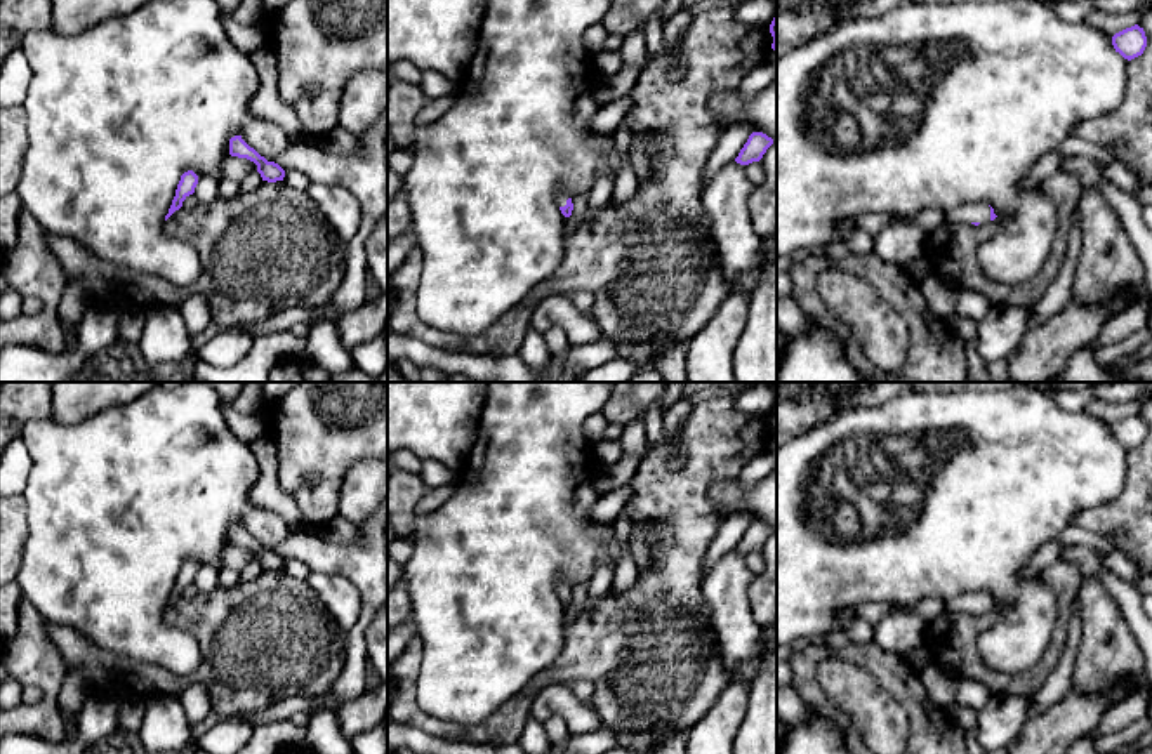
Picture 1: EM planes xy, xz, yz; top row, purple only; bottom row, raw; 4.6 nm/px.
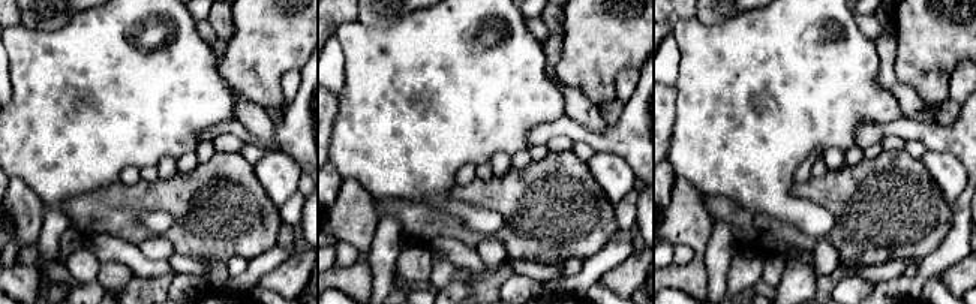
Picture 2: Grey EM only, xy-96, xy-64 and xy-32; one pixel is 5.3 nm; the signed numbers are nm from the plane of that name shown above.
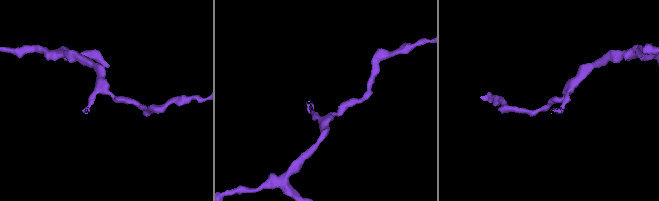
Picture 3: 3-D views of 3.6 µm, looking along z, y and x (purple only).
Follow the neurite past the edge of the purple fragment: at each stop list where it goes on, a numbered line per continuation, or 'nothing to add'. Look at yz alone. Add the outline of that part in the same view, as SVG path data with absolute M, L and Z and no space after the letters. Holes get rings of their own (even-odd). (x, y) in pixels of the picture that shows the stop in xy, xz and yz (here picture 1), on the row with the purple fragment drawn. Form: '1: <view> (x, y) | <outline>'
1: yz (975, 212) | M970 203L964 207L954 207L945 212L943 224L985 224L990 221L990 207L987 203Z

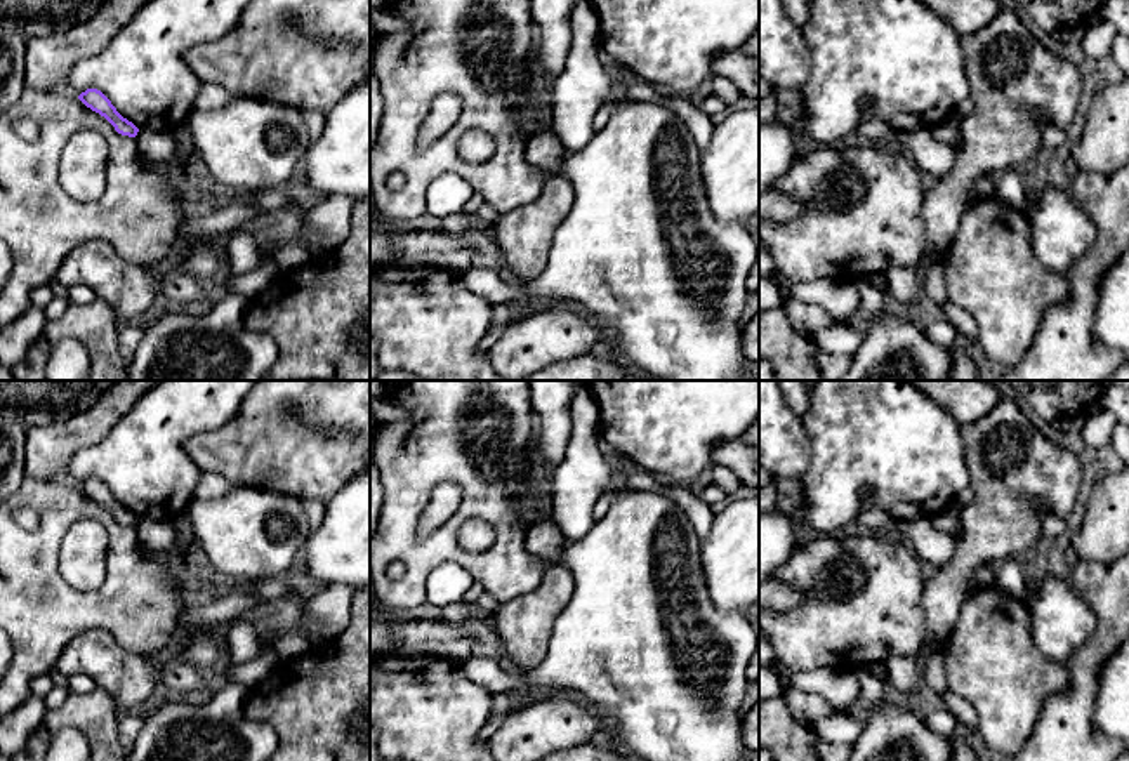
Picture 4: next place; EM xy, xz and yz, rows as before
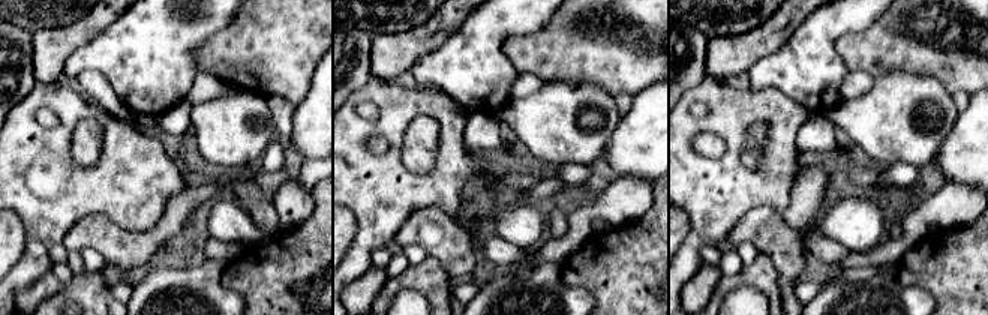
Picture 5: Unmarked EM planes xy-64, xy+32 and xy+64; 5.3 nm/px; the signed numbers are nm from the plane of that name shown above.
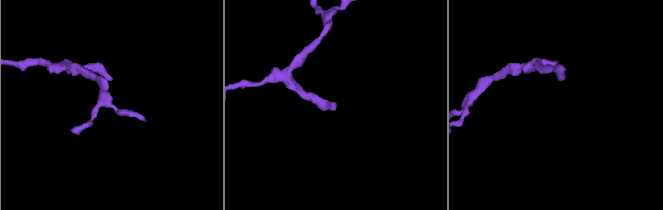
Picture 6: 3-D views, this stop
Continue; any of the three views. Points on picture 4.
nothing to add

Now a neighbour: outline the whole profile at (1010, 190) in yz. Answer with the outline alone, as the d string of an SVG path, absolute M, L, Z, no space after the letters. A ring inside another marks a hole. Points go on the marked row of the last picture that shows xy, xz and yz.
M1016 167L1002 172L997 177L992 196L1013 208L1023 208L1028 198L1021 181L1021 170L1021 167Z

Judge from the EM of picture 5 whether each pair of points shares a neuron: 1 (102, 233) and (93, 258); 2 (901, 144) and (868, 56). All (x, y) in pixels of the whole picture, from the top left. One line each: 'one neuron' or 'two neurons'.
1: two neurons
2: two neurons

